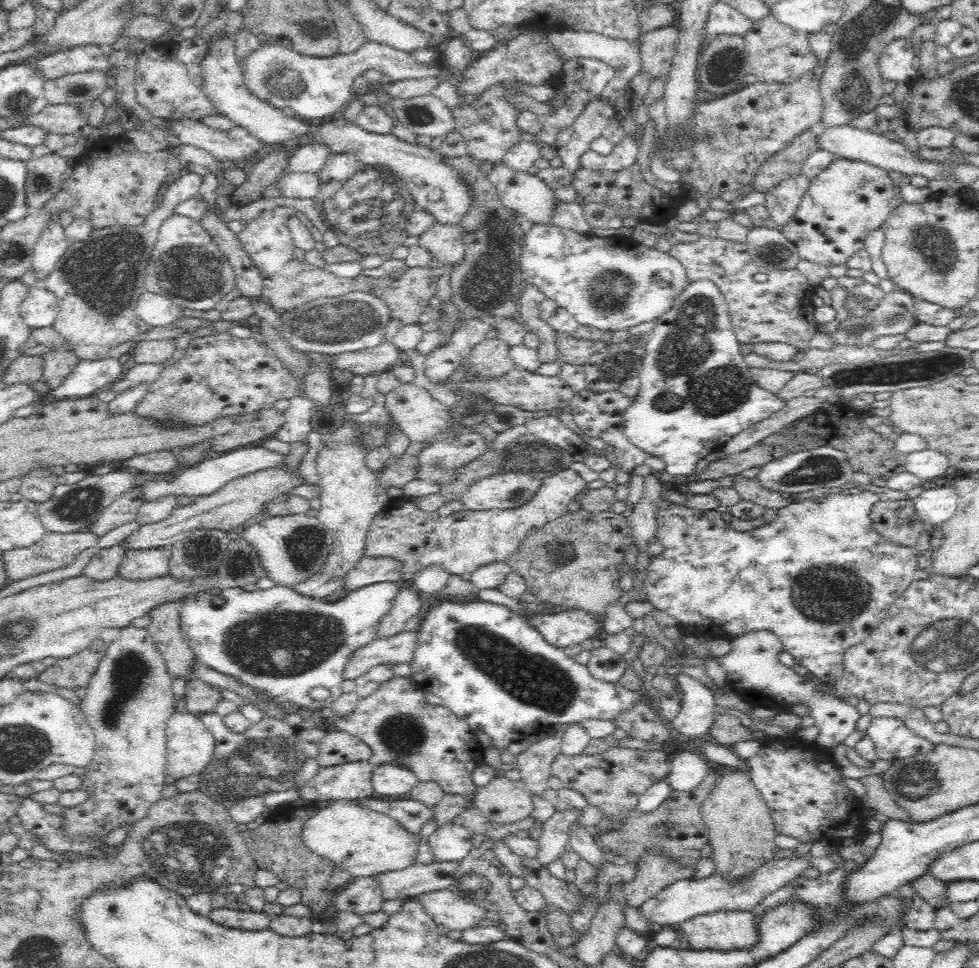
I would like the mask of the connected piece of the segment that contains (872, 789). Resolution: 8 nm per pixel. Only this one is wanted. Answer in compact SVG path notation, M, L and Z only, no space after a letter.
M868 775L861 778L866 788L863 804L873 808L875 812L888 816L890 820L908 821L909 814L895 803L891 794L886 790L881 775Z

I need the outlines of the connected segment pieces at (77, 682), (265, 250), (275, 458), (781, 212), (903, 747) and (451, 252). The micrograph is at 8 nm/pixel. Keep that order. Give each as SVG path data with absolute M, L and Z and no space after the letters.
M98 638L82 652L68 658L58 659L56 664L38 674L38 678L56 687L86 688L92 672L96 670L105 653L105 647L106 643Z
M277 207L274 210L262 210L257 218L244 222L245 230L237 234L238 240L241 242L245 252L248 252L250 259L254 262L254 267L259 270L264 270L268 273L276 272L283 265L286 265L290 260L294 259L294 250L296 250L293 243L290 231L286 227L286 218L288 216L298 216L304 226L308 226L308 230L314 237L316 242L322 242L322 233L315 225L307 218L307 215L290 207Z
M260 444L240 447L239 449L232 450L230 452L222 453L218 458L212 458L212 460L204 460L198 465L182 469L181 471L174 473L173 480L147 480L140 483L139 492L143 497L144 502L156 502L160 498L166 498L166 496L177 497L189 497L190 499L197 499L198 497L208 496L216 493L220 488L224 487L228 482L235 480L243 475L248 475L258 470L263 470L269 467L281 466L284 462L284 457L276 452L270 452L266 450Z
M800 174L779 182L766 192L765 207L779 229L794 218L808 187L809 180Z
M874 717L867 731L879 758L888 762L928 754L933 748L932 742L915 736L899 718Z
M434 223L419 235L419 245L432 254L434 260L448 266L458 263L466 252L463 244L463 228L459 224Z

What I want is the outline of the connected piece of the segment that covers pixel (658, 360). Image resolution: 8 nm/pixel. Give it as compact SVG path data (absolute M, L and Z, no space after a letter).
M708 280L694 281L688 284L685 289L674 299L674 304L671 309L668 309L664 314L656 318L656 326L650 332L649 341L644 346L645 354L643 361L635 375L640 381L639 391L633 397L632 404L624 410L622 414L622 423L624 423L624 436L639 450L642 450L650 458L658 458L662 460L666 466L666 478L684 478L692 472L696 471L695 464L701 458L704 459L709 454L720 450L726 442L729 442L733 436L742 432L745 428L755 425L757 422L763 421L765 418L770 418L772 414L778 413L786 405L788 400L784 400L779 396L760 388L752 380L750 371L742 354L740 353L740 343L736 340L730 315L728 314L728 305L714 283Z

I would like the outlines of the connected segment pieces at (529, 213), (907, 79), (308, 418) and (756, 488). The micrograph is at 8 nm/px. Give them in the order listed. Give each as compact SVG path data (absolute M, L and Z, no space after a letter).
M503 162L494 164L485 172L486 179L494 186L496 195L500 197L502 204L509 210L514 210L523 219L532 220L533 224L550 223L550 214L554 212L556 198L550 187L536 177L527 172L512 170Z
M910 38L894 40L879 58L879 69L883 79L907 84L917 79L917 70L912 67L912 60L917 56L916 51Z
M307 396L289 398L289 406L283 412L284 424L272 436L280 442L288 444L302 442L307 434L315 428L314 420L317 415L316 401Z
M736 475L733 477L732 488L735 488L741 500L749 500L755 504L771 508L777 511L785 508L791 502L791 498L786 495L776 493L760 486L756 479L744 478Z

